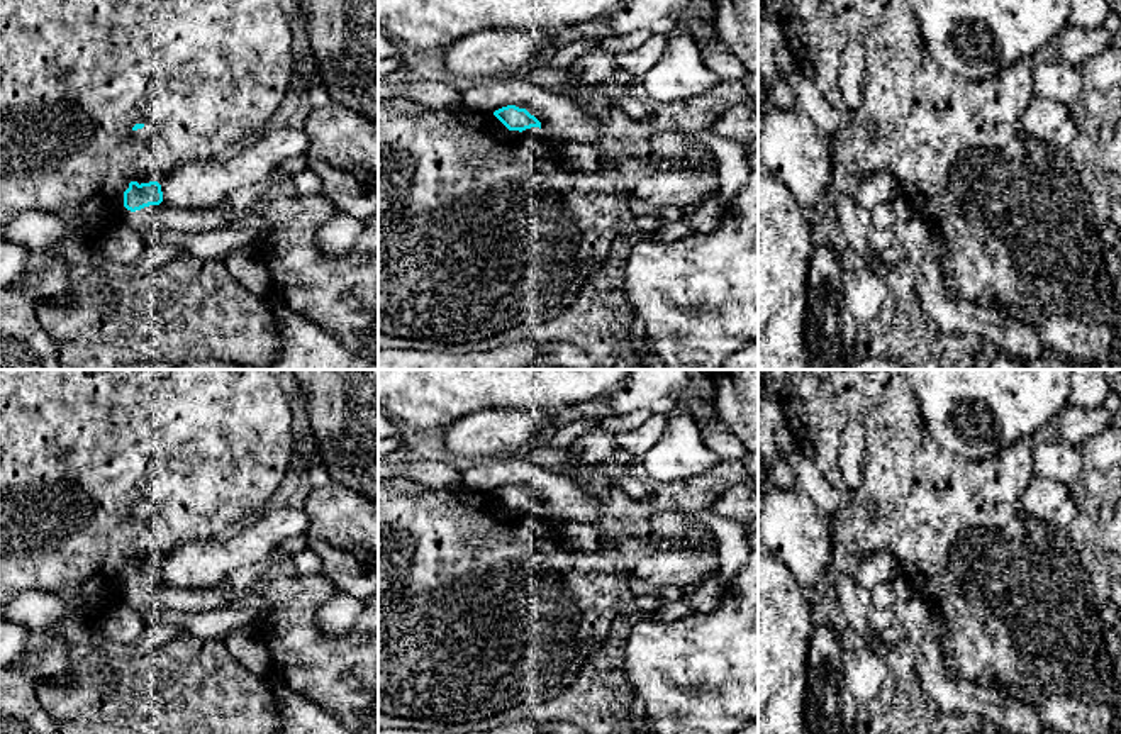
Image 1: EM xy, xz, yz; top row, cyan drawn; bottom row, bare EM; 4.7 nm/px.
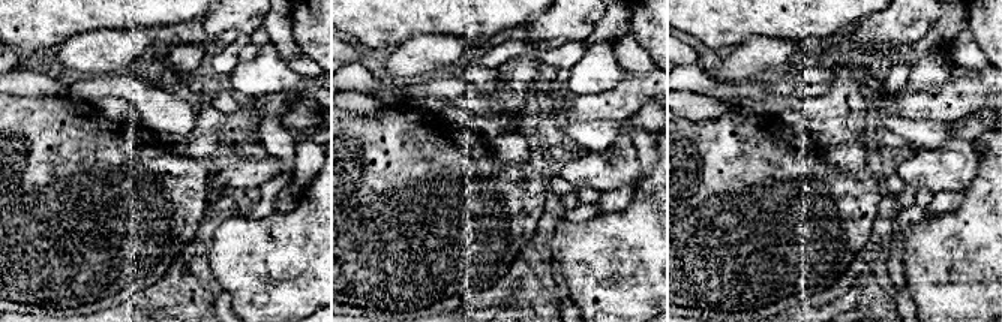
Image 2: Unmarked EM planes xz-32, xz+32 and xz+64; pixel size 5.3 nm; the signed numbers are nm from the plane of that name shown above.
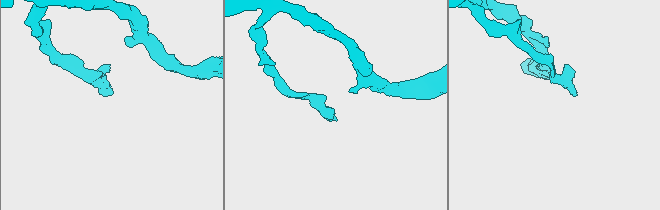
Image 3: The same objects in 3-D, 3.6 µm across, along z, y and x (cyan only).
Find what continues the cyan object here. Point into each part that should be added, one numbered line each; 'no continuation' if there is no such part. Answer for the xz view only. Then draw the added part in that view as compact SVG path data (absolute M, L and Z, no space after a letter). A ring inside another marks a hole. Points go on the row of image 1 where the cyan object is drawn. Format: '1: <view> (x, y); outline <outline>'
no continuation

